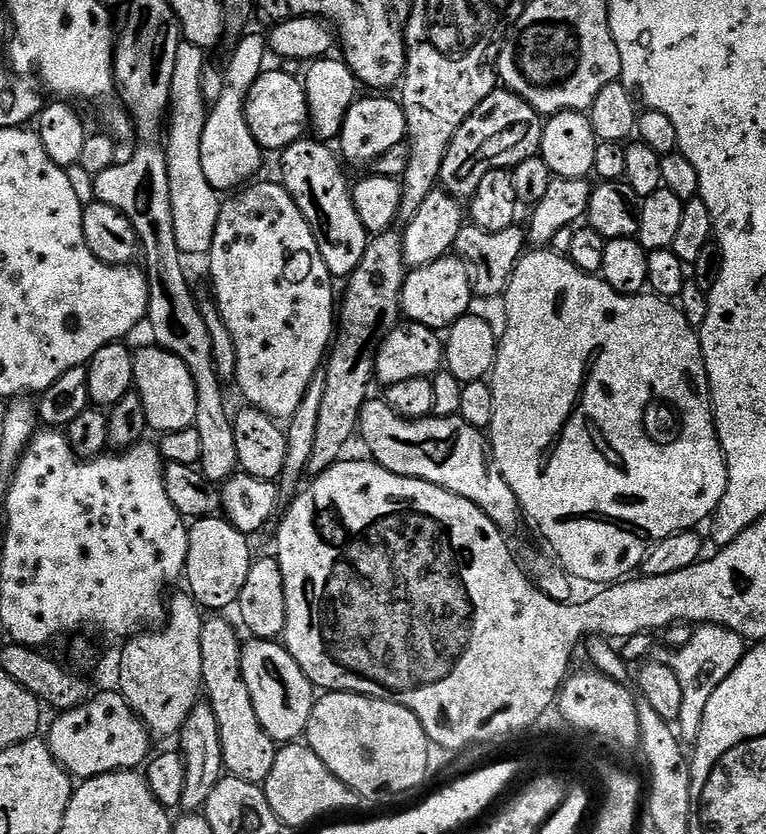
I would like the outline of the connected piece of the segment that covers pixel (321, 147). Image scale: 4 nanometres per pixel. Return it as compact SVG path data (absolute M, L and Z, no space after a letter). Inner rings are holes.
M315 138L296 140L280 154L280 182L310 223L311 233L314 234L326 268L334 278L342 280L351 276L362 260L370 233L356 212L352 188L342 172L341 161L337 153L329 148L327 143Z

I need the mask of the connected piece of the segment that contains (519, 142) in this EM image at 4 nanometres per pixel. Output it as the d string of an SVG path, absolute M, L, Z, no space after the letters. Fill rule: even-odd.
M507 90L492 92L477 106L474 114L470 114L470 118L466 118L466 122L462 122L462 126L458 126L458 134L454 134L450 150L446 150L446 158L442 162L439 187L455 196L459 201L467 201L474 194L474 190L478 190L478 182L482 182L482 178L486 174L490 174L490 170L499 168L511 170L517 164L521 164L523 160L537 155L543 133L544 120L540 113L535 112L523 98Z

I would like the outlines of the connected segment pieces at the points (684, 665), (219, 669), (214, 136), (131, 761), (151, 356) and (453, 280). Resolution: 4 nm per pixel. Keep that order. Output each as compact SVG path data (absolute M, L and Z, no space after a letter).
M717 624L699 625L686 646L677 649L669 657L668 663L681 683L682 707L676 721L678 736L683 743L695 743L696 734L700 732L702 714L705 713L710 695L718 688L737 668L746 651L746 642L740 635L726 630Z
M216 614L216 616L211 620L211 618L205 619L204 625L202 626L202 678L204 679L202 685L203 695L206 697L207 703L211 704L212 709L214 710L214 718L218 718L218 734L222 734L222 758L224 759L224 770L227 775L238 778L242 782L250 782L251 784L263 785L263 782L266 778L270 778L270 769L274 766L274 758L278 751L278 745L276 741L272 740L266 734L266 730L262 730L262 726L258 722L258 714L254 714L254 702L250 702L250 690L246 690L246 682L242 678L242 670L240 669L240 650L242 647L241 637L236 637L236 628L237 625L231 624L228 620L223 620L223 615Z
M263 33L249 34L240 38L242 40L228 60L218 98L209 107L200 140L202 172L208 184L217 192L232 192L249 183L257 177L254 175L259 172L264 158L263 149L258 146L246 122L245 100L250 87L265 69L264 60L268 58L267 37Z
M97 691L88 703L63 709L57 716L60 717L48 728L46 743L57 762L77 781L111 772L136 770L149 759L148 727L136 717L119 691Z
M149 346L136 348L132 357L134 362L134 390L142 398L146 408L146 422L149 429L156 434L177 432L193 427L198 414L198 394L186 362L164 348Z
M455 254L443 256L438 262L430 262L421 268L411 269L404 277L404 285L400 295L400 311L403 319L433 330L447 330L451 328L455 320L469 315L471 308L468 307L471 306L472 300L474 301L474 293L470 286L471 277L472 273L468 265Z

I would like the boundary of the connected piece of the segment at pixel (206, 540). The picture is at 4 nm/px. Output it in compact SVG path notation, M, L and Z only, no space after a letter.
M219 515L202 516L191 521L188 529L188 553L183 579L188 580L187 591L195 598L201 609L231 609L238 594L242 594L242 585L250 575L250 566L254 559L249 537L240 532Z

